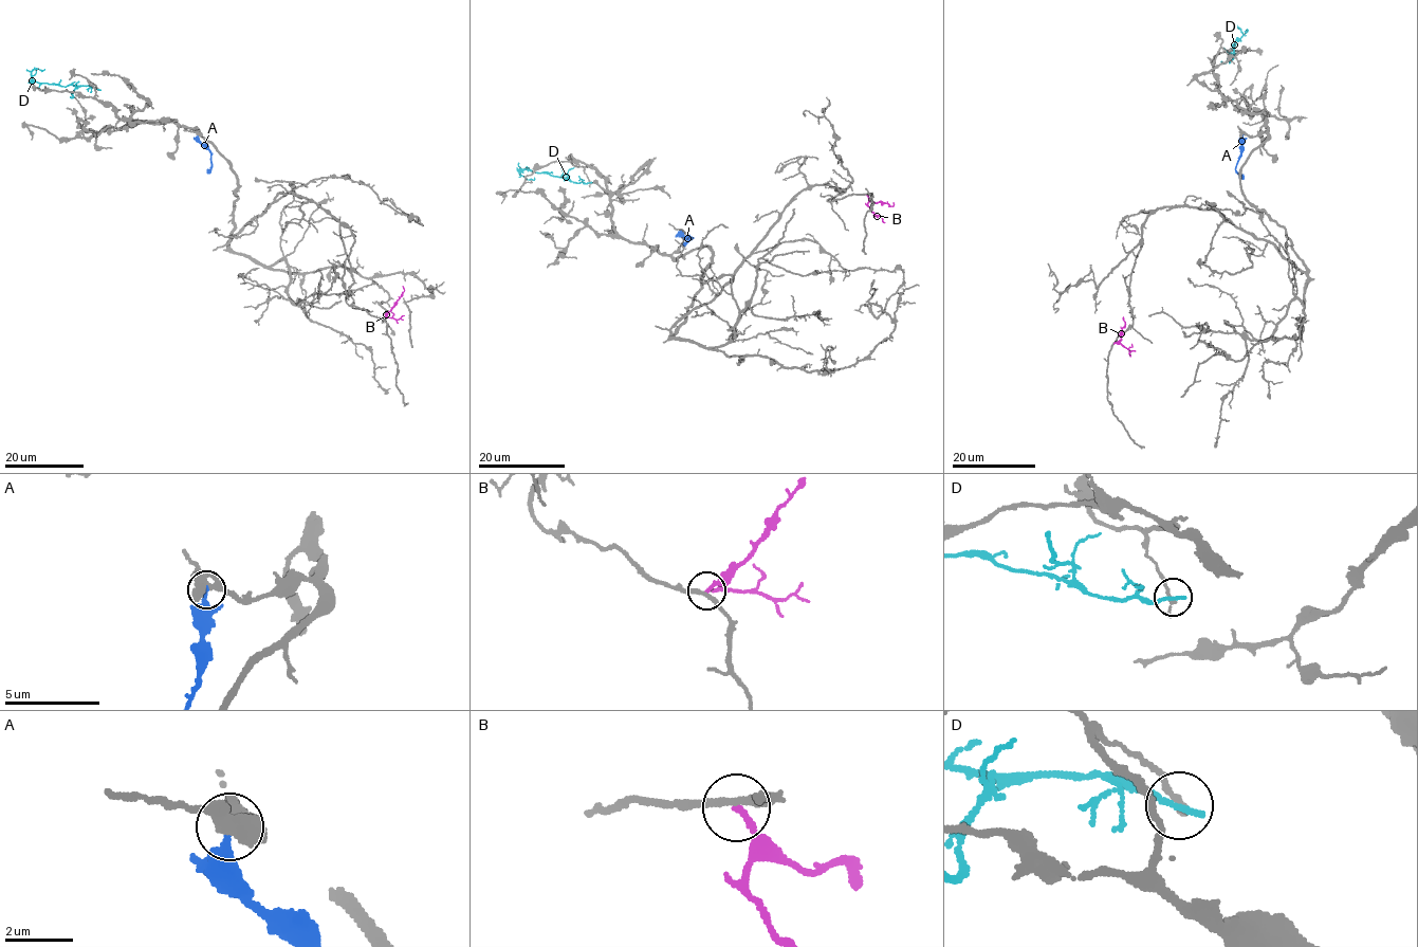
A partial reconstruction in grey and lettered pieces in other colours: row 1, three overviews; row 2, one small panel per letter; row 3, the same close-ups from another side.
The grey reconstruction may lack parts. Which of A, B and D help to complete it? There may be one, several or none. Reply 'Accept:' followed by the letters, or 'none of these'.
Accept: none of these

